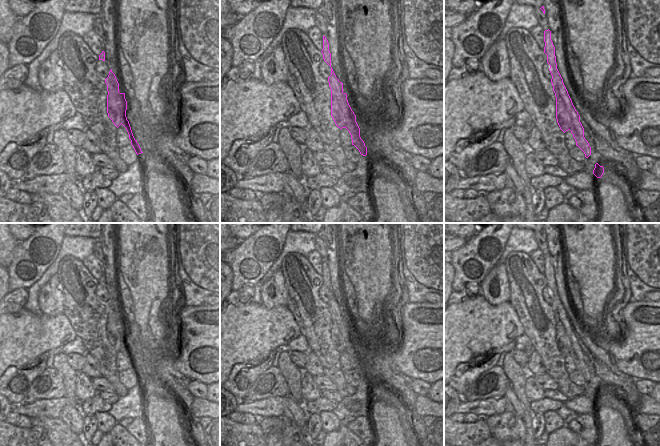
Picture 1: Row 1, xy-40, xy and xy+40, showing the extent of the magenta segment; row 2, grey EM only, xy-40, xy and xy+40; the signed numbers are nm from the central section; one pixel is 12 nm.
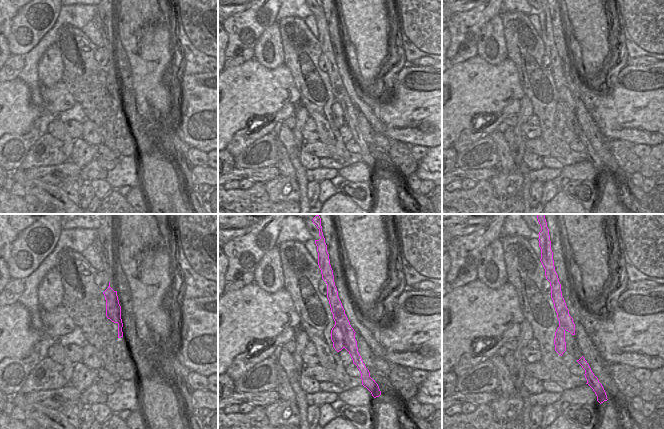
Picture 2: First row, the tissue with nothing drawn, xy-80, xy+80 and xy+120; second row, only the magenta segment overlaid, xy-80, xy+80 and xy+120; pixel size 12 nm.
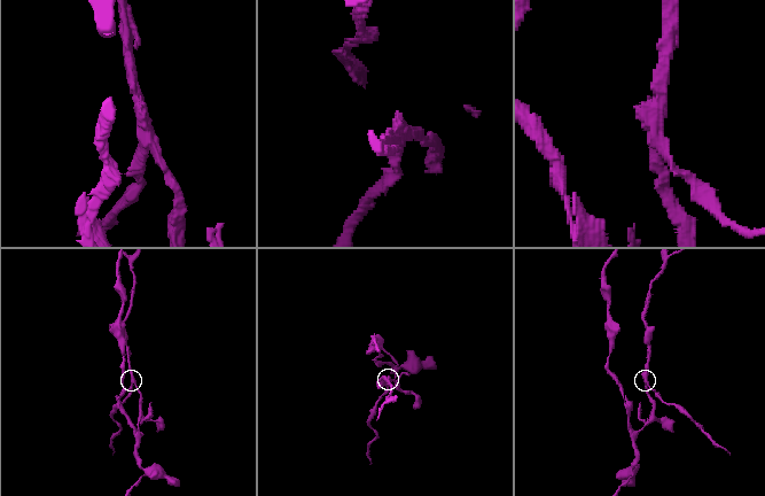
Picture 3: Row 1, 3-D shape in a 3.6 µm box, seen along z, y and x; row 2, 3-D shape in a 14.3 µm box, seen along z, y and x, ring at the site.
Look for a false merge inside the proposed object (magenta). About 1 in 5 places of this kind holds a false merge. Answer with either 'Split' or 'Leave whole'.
Split.

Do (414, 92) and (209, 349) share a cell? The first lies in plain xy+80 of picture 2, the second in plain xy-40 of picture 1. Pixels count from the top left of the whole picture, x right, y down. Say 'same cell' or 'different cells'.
same cell

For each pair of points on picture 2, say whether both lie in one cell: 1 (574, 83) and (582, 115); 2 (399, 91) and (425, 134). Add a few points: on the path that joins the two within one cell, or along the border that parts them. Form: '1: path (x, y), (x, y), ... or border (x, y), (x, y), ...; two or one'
1: border (576, 98), (582, 101), (588, 112); two
2: path (410, 102), (425, 119), (425, 123); one

